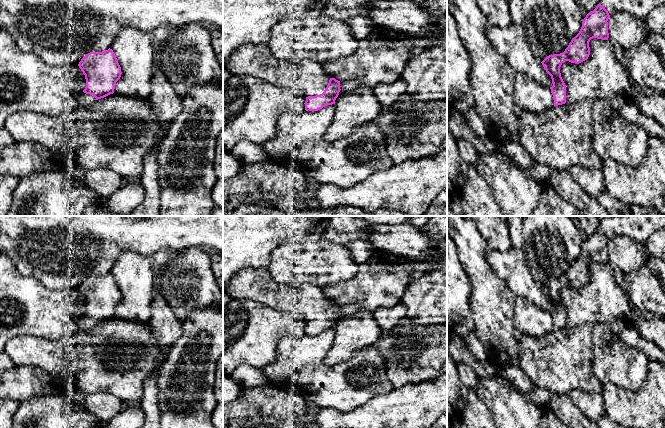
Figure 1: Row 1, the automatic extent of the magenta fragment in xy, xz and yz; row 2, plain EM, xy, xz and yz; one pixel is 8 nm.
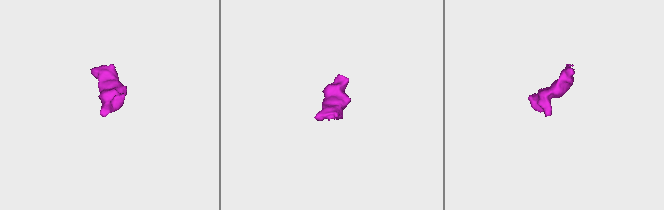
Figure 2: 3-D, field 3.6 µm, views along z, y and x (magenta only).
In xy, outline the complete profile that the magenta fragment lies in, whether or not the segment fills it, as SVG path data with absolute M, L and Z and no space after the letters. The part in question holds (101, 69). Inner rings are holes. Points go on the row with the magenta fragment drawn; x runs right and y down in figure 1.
M112 49L90 52L78 66L85 75L86 87L77 97L77 107L91 107L98 99L114 93L122 72Z

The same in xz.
M240 45L223 67L232 75L249 75L280 88L301 91L306 97L306 111L318 111L335 104L340 92L340 81L329 77L323 63L314 60L281 61L271 54L267 45Z

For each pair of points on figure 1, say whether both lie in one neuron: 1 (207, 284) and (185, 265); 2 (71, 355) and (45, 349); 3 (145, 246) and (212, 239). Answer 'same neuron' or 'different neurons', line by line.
1: same neuron
2: same neuron
3: same neuron

